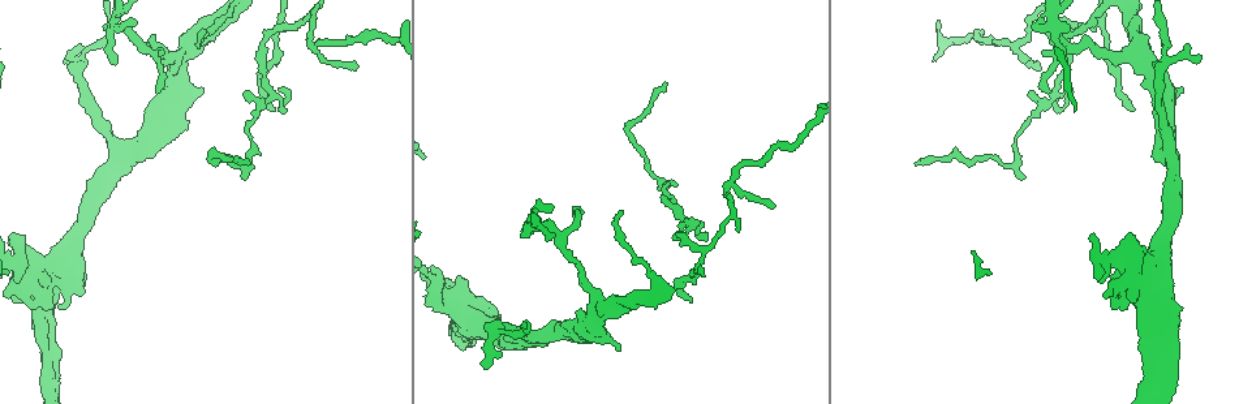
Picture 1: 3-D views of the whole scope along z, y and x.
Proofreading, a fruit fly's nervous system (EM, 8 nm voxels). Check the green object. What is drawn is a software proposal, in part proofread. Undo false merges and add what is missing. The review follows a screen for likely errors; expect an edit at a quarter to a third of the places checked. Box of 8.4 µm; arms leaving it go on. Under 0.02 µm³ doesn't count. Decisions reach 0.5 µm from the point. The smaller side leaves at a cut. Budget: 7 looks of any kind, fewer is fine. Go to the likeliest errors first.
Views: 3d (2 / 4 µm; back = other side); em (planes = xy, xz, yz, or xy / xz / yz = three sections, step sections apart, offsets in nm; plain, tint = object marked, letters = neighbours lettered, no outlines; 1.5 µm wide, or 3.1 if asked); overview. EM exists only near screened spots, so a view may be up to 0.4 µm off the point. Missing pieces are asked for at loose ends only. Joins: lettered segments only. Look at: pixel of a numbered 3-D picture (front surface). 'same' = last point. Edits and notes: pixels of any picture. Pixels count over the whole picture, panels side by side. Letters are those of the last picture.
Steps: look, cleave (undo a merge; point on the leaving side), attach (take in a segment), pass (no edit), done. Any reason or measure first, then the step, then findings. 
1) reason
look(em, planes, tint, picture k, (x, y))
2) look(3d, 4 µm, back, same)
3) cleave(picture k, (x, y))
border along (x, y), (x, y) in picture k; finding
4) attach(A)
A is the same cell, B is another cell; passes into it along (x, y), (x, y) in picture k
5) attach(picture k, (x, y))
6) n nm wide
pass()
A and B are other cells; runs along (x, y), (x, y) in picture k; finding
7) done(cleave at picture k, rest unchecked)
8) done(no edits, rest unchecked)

sharp bend
look(3d, 2 µm, picture 1, (1077, 25))

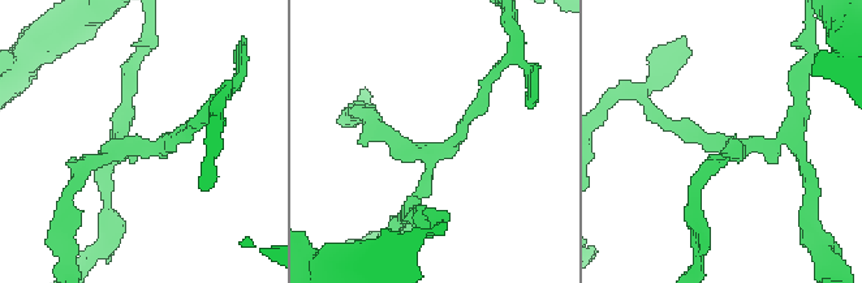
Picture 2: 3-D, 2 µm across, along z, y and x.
4 arms; now the EM
look(em, planes, letters, picture 2, (417, 154))

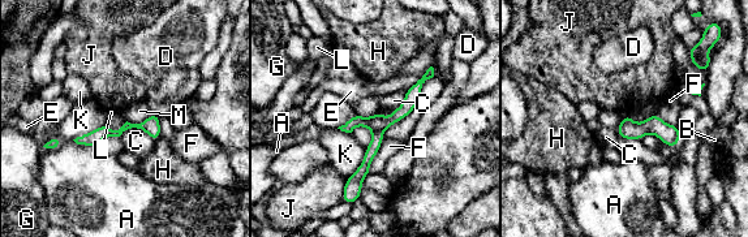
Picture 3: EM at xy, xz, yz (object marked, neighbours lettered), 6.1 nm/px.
90 nm wide
pass()
A, B, C, D, E, F, G, H, J, K, L and M are other cells; runs along (418, 85), (377, 132), (349, 199) in picture 3; one neuron here

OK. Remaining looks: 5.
thin arm on a thick one
look(em, xy, step 4, tint, picture 1, (1116, 257))

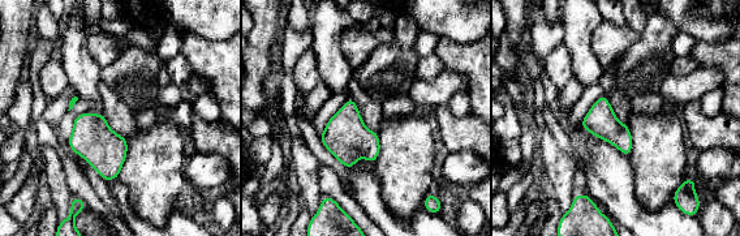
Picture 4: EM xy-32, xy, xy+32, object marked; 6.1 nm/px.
another direction
look(em, planes, letters, same)

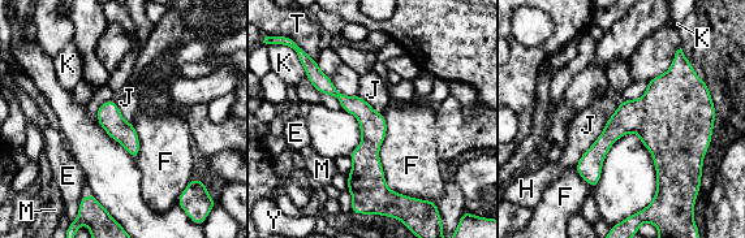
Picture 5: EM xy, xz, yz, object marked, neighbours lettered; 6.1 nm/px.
150 nm wide
pass()
E, F, H, J, K, M, T and Y are other cells; all the same neuron

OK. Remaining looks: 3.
thin end
look(3d, 2 µm, back, picture 1, (665, 84))

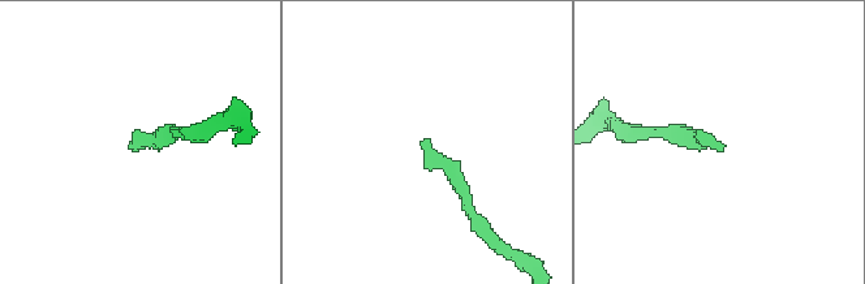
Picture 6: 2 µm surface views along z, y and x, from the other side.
need the tissue
look(em, planes, letters, picture 6, (129, 142))

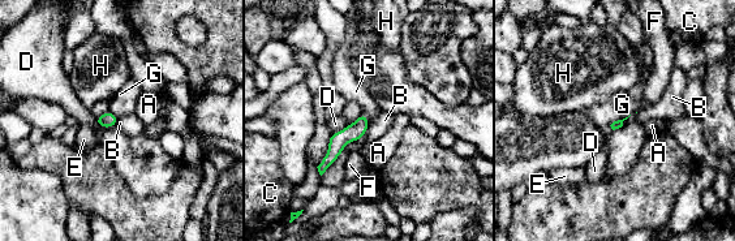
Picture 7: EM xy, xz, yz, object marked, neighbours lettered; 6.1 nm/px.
pass()
A, B, C, D, E, F, G and H are other cells; no lettered segment goes on from it

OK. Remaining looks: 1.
done(no edits, rest unchecked)

